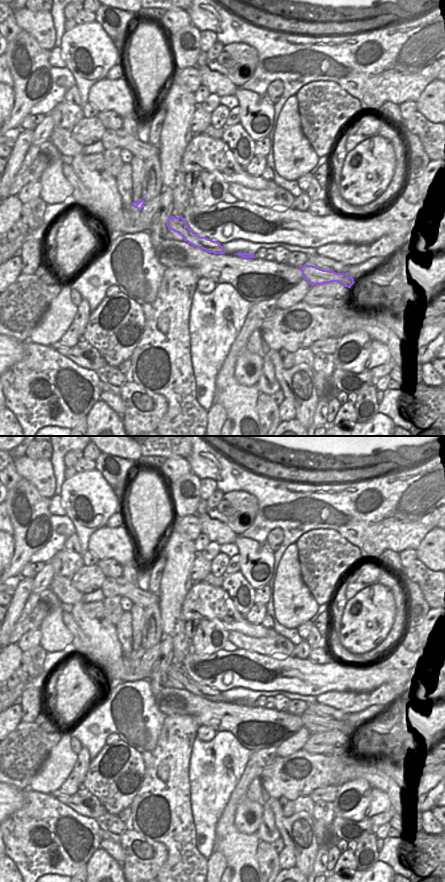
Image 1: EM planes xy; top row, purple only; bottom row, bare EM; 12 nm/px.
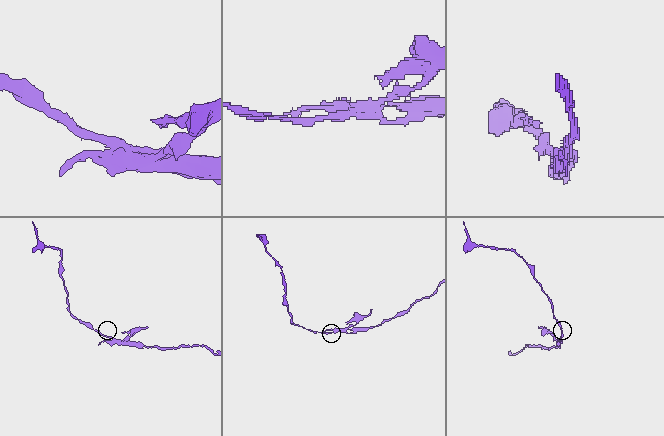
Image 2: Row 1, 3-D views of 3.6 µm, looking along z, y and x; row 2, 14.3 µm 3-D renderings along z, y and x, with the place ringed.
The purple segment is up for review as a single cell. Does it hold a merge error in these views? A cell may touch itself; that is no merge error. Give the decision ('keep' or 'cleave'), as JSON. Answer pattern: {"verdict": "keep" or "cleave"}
{"verdict": "cleave"}

